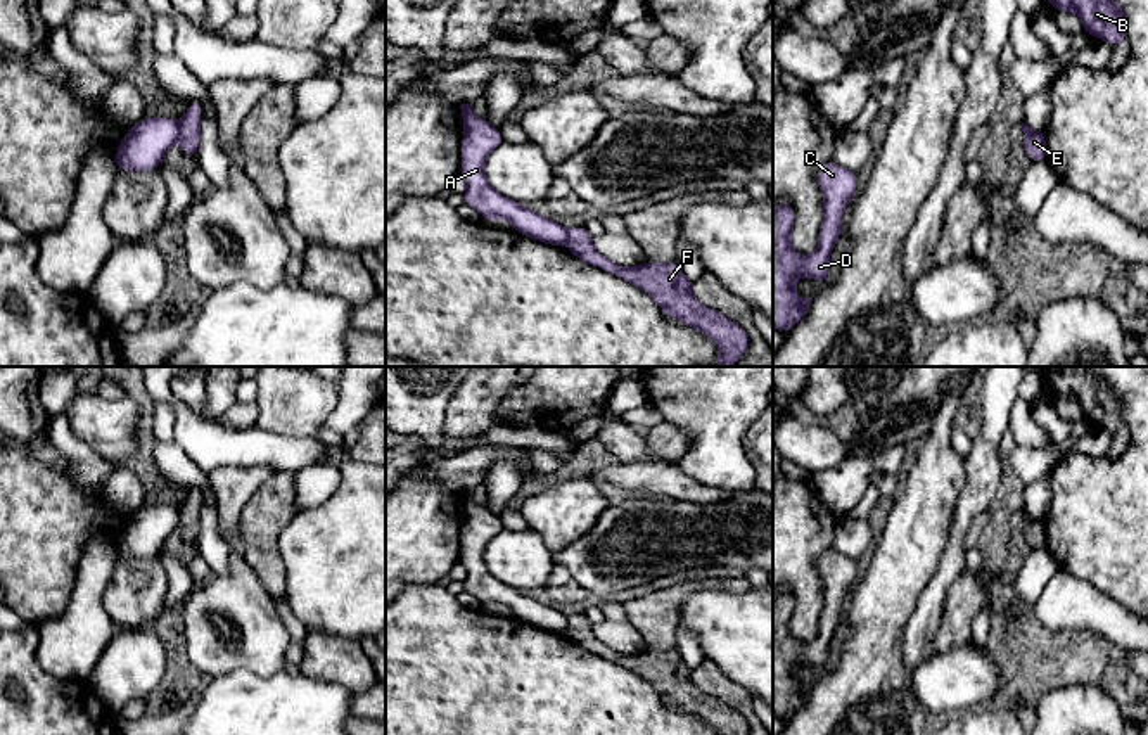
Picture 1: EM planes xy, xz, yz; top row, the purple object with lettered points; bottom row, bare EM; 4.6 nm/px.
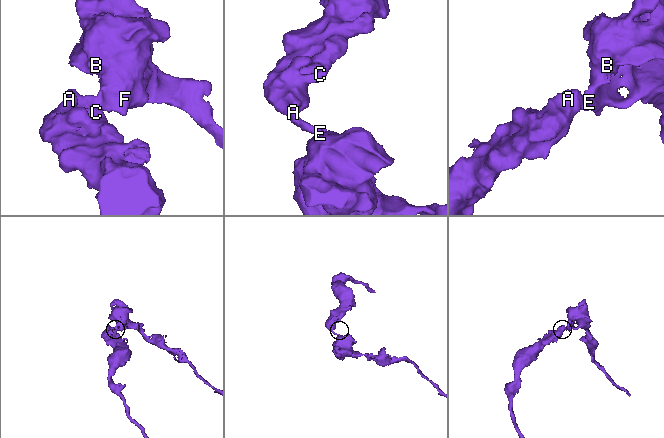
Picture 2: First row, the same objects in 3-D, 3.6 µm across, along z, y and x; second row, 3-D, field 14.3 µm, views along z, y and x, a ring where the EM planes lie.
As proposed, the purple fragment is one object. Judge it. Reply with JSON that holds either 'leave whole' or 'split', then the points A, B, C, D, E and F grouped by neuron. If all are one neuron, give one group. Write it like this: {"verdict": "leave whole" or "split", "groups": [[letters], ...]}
{"verdict": "split", "groups": [["A", "C", "D"], ["B", "E", "F"]]}

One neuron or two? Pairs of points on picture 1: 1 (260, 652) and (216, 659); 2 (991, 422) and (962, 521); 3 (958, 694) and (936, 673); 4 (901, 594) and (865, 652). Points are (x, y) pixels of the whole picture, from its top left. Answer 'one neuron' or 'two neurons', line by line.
1: one neuron
2: one neuron
3: one neuron
4: one neuron

